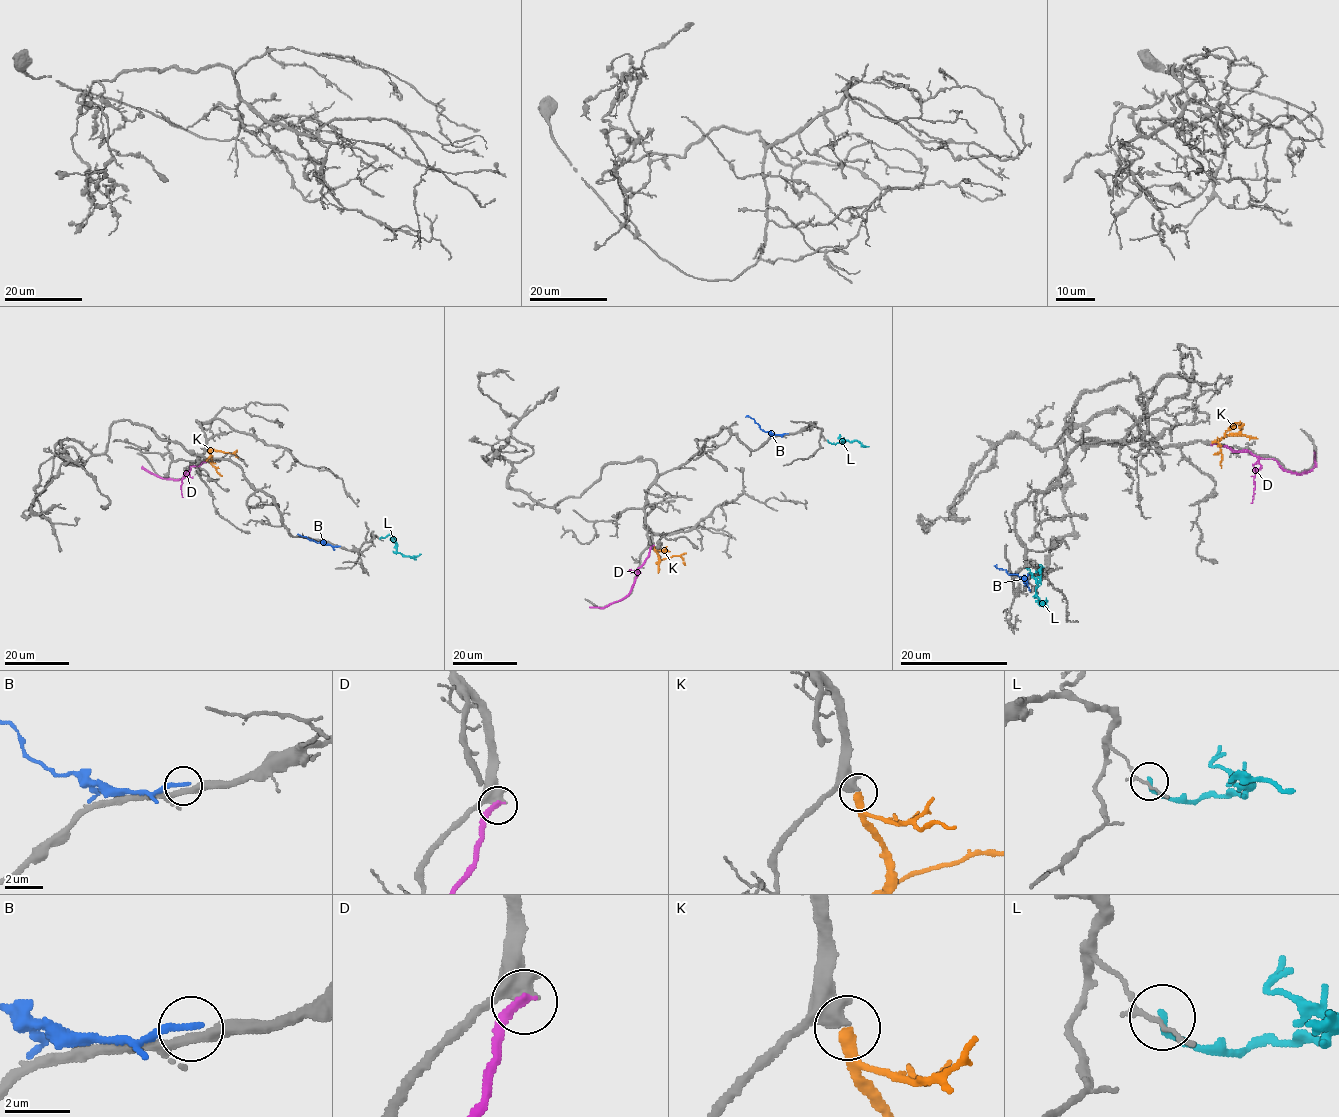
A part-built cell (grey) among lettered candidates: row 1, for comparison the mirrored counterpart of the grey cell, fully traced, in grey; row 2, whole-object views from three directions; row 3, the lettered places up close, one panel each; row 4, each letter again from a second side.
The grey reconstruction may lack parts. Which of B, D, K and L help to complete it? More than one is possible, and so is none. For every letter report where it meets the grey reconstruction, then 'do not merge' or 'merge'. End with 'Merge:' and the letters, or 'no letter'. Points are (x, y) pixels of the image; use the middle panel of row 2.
B: contact (786, 434); do not merge
D: contact (652, 545); do not merge
K: contact (654, 545); merge
L: contact (828, 440); do not merge
Merge: K

